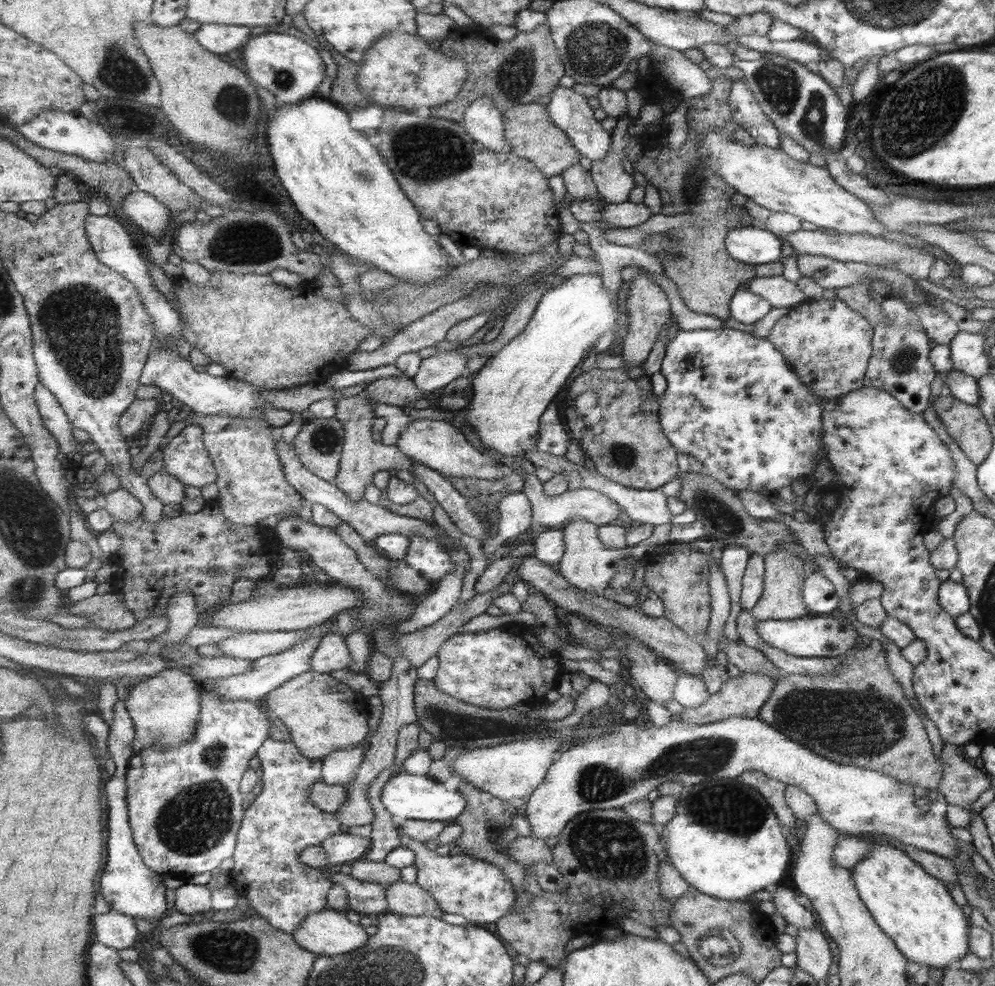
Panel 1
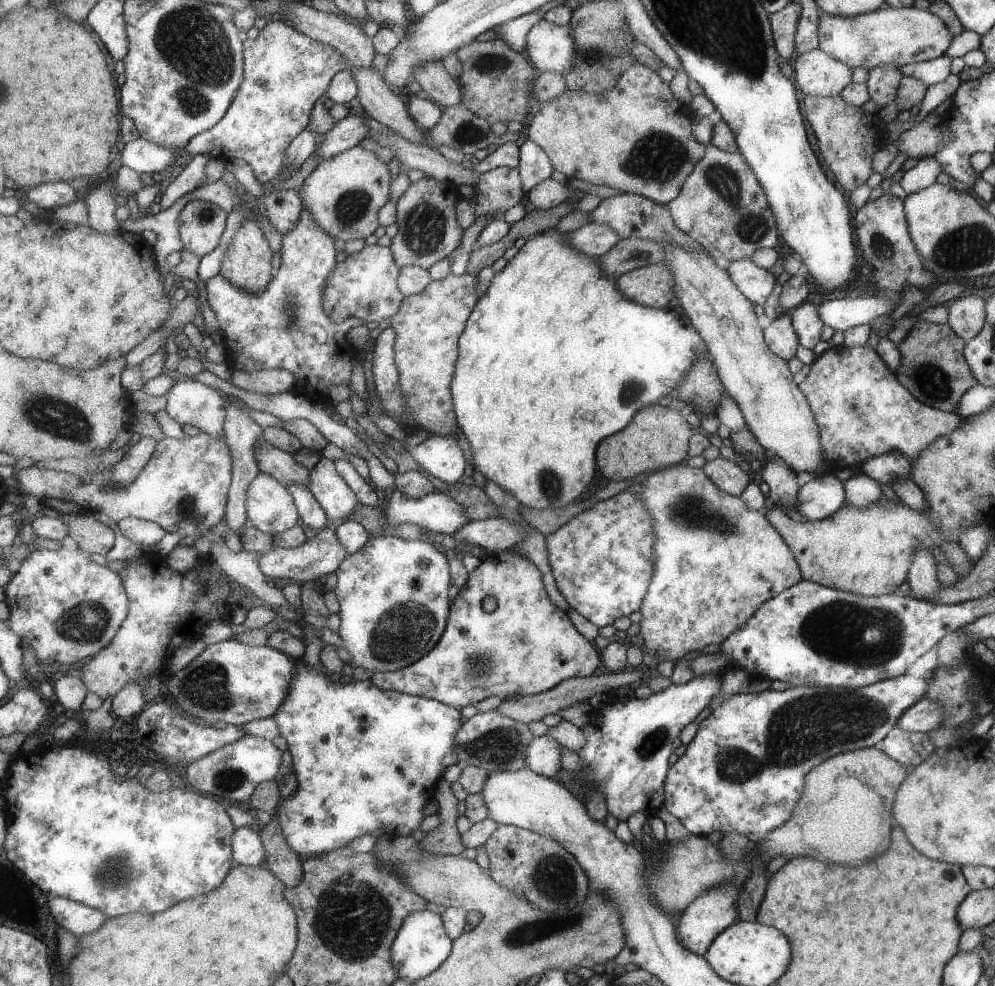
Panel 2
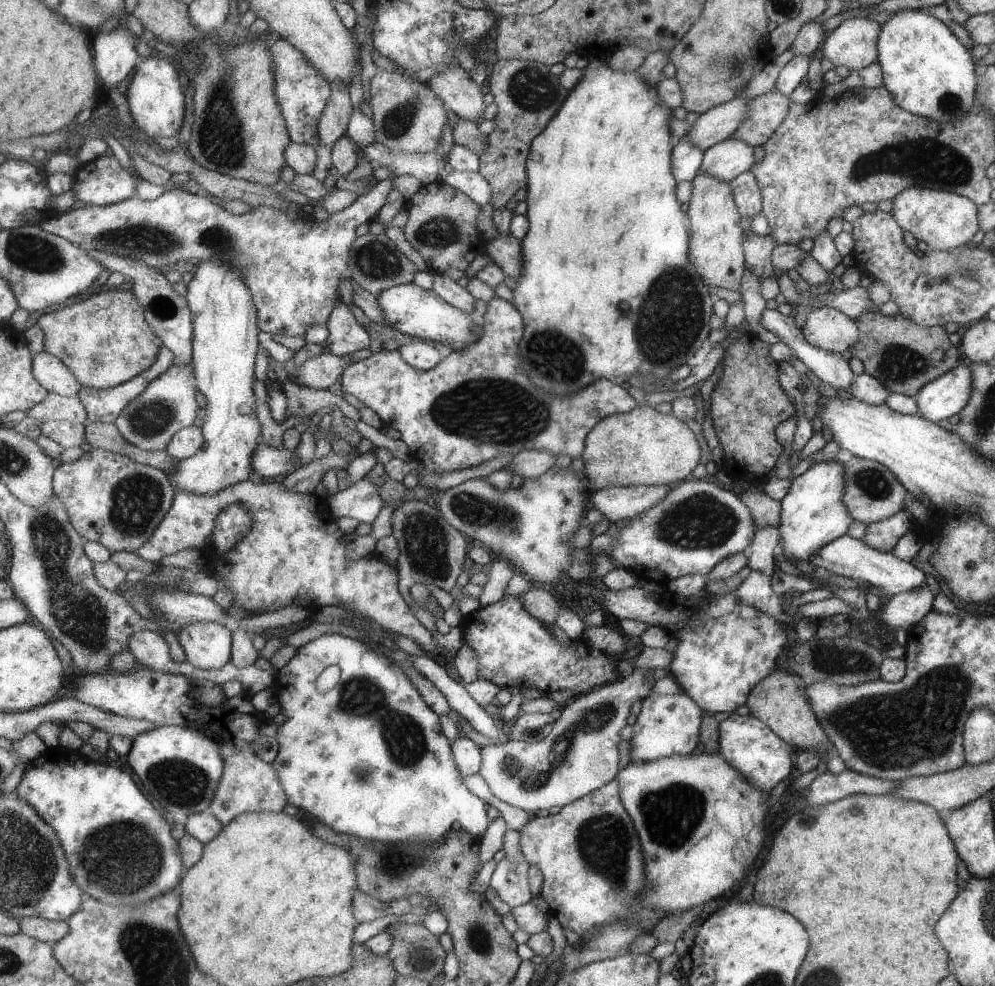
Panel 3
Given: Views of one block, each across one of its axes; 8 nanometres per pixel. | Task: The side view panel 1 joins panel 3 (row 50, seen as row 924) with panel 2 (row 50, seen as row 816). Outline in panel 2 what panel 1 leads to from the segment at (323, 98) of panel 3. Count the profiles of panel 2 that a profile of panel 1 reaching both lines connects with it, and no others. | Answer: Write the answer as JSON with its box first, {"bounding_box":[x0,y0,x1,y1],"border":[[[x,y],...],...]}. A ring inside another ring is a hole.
{"bounding_box":[185,20,347,184],"border":[[[269,20],[255,40],[245,38],[243,58],[245,58],[245,82],[233,106],[229,108],[229,114],[225,114],[225,118],[217,126],[193,138],[185,150],[191,156],[211,154],[217,160],[243,158],[253,168],[255,178],[261,184],[267,184],[279,180],[289,170],[287,156],[291,144],[307,130],[311,120],[311,110],[315,108],[317,100],[329,92],[333,78],[337,78],[337,74],[347,70],[347,58],[335,46],[313,40],[311,36],[299,32],[297,28],[285,24],[283,20]]]}

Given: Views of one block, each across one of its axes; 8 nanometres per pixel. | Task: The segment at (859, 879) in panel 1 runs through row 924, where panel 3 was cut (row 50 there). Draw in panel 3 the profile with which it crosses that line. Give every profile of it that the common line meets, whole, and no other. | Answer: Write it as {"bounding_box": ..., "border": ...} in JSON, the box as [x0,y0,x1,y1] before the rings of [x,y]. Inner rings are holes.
{"bounding_box":[877,10,979,124],"border":[[[905,10],[893,14],[881,26],[881,34],[877,38],[877,54],[879,54],[877,62],[881,64],[881,72],[883,72],[883,86],[889,90],[897,106],[915,114],[917,118],[927,118],[939,124],[953,124],[963,120],[969,114],[971,104],[975,104],[973,92],[977,92],[977,82],[979,82],[979,78],[975,78],[977,66],[971,64],[969,52],[959,44],[959,40],[949,32],[949,28],[935,16],[925,16],[917,10]]]}

